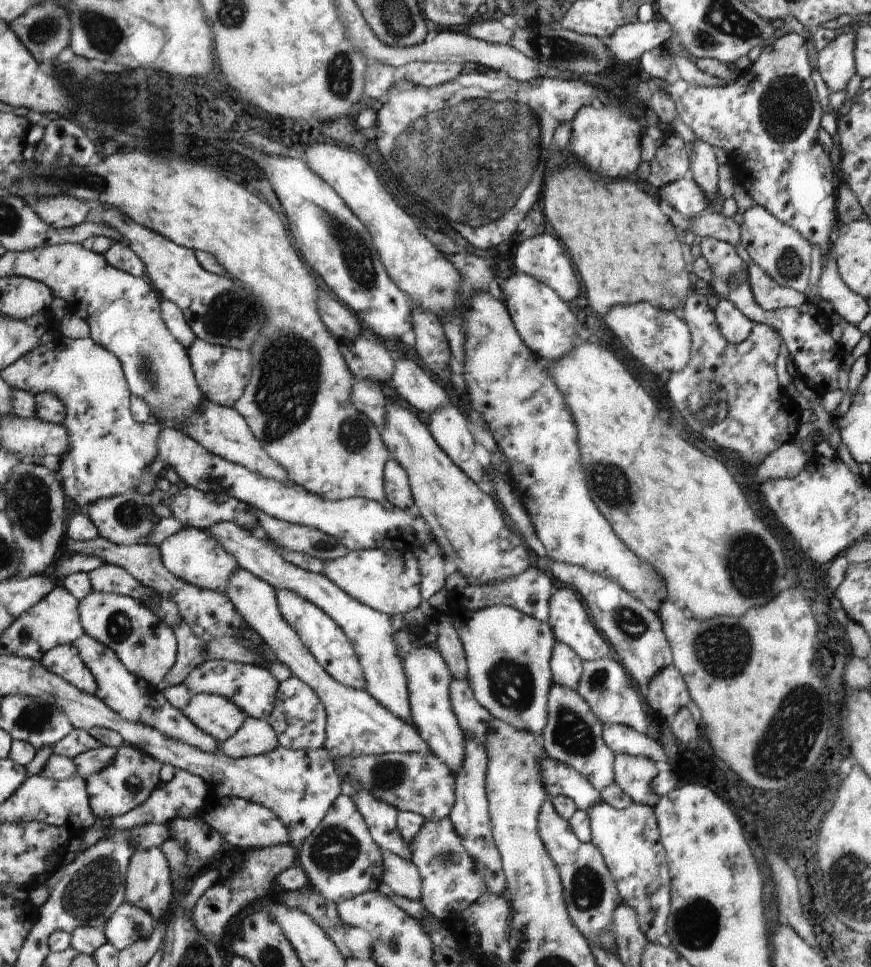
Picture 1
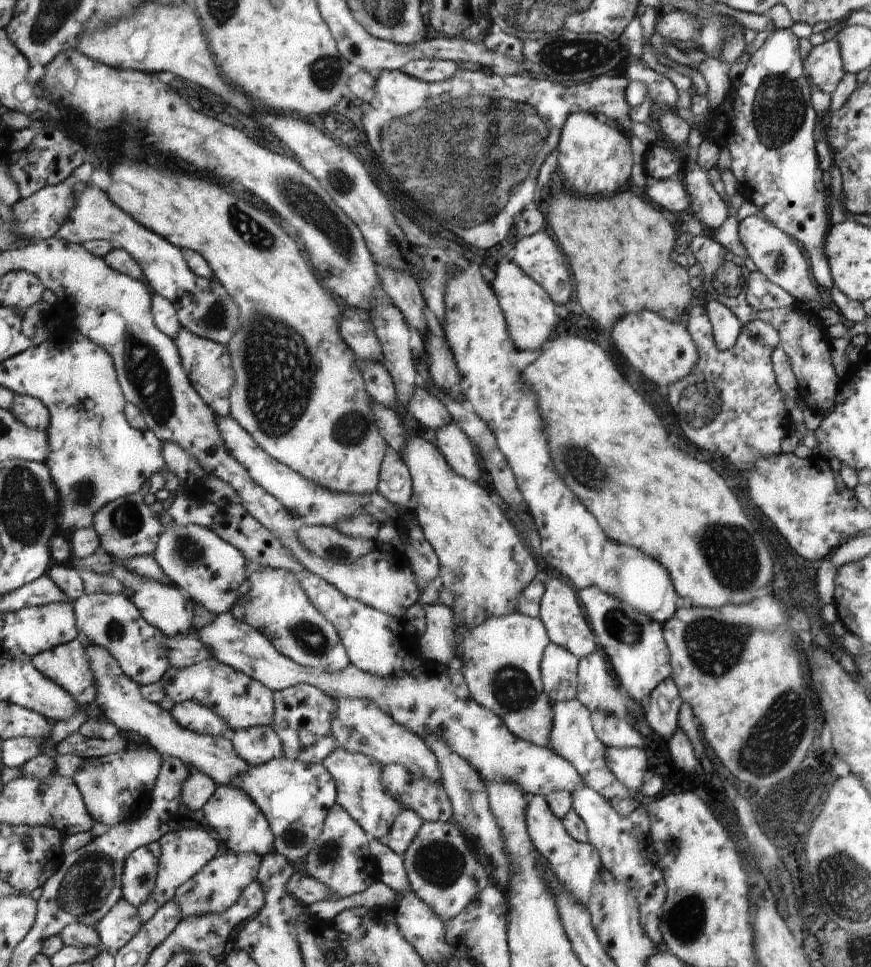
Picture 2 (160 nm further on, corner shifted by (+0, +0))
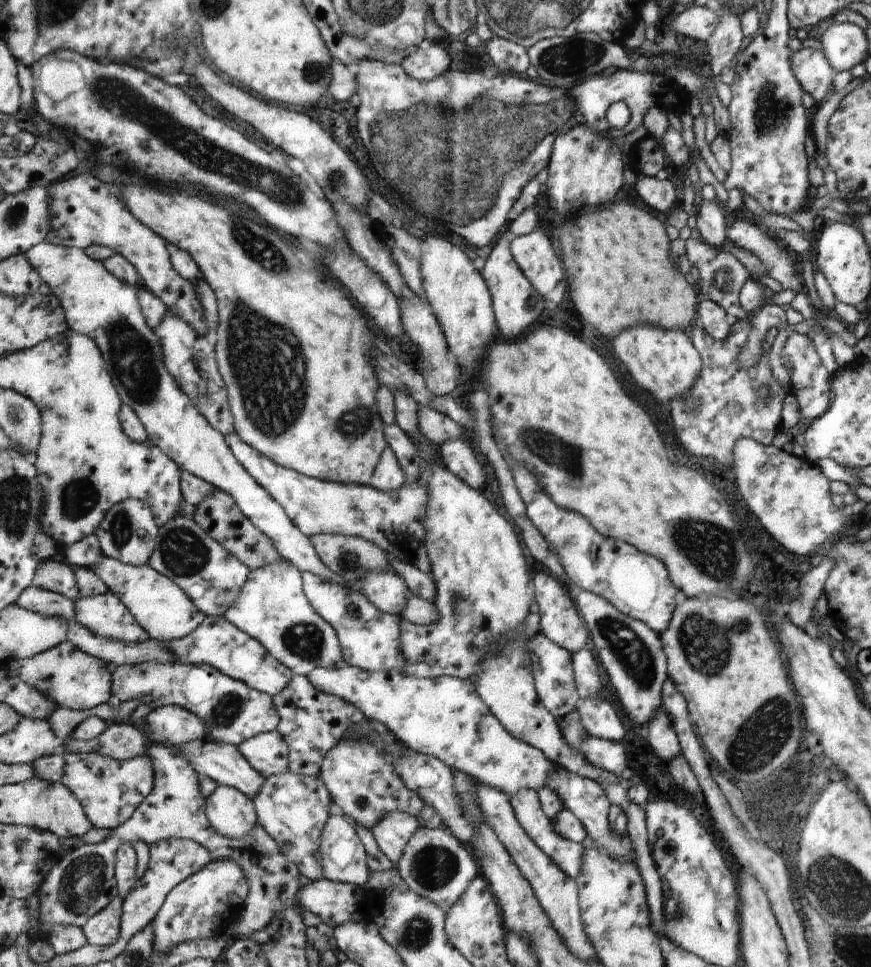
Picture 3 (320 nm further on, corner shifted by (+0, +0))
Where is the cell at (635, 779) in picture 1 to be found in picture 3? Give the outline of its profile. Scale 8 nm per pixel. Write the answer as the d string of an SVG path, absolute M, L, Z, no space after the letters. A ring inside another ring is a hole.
M588 735L582 748L582 756L586 756L586 760L596 768L618 775L619 778L626 776L626 752L620 742L610 742Z

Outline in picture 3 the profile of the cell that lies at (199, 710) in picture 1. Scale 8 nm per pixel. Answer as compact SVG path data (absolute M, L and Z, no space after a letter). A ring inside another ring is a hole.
M176 704L155 709L143 718L143 722L146 730L150 730L147 736L149 743L168 742L168 745L178 747L180 744L208 738L206 724L194 712Z

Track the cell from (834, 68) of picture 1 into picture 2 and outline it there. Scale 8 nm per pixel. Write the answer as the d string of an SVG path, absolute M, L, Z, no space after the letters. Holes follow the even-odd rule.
M836 39L813 46L809 57L803 61L803 71L816 86L816 89L832 94L842 76L846 73Z

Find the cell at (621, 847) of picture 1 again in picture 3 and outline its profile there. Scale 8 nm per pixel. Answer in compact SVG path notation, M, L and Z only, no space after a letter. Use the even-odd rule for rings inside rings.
M557 767L546 786L556 791L556 794L559 795L563 802L564 808L571 810L574 816L580 819L588 837L603 846L603 849L606 849L612 857L615 856L616 859L621 861L634 861L634 848L631 846L629 836L626 834L624 837L620 837L614 834L614 828L612 828L609 820L612 804L600 783L584 778L583 775L573 773L562 767Z

